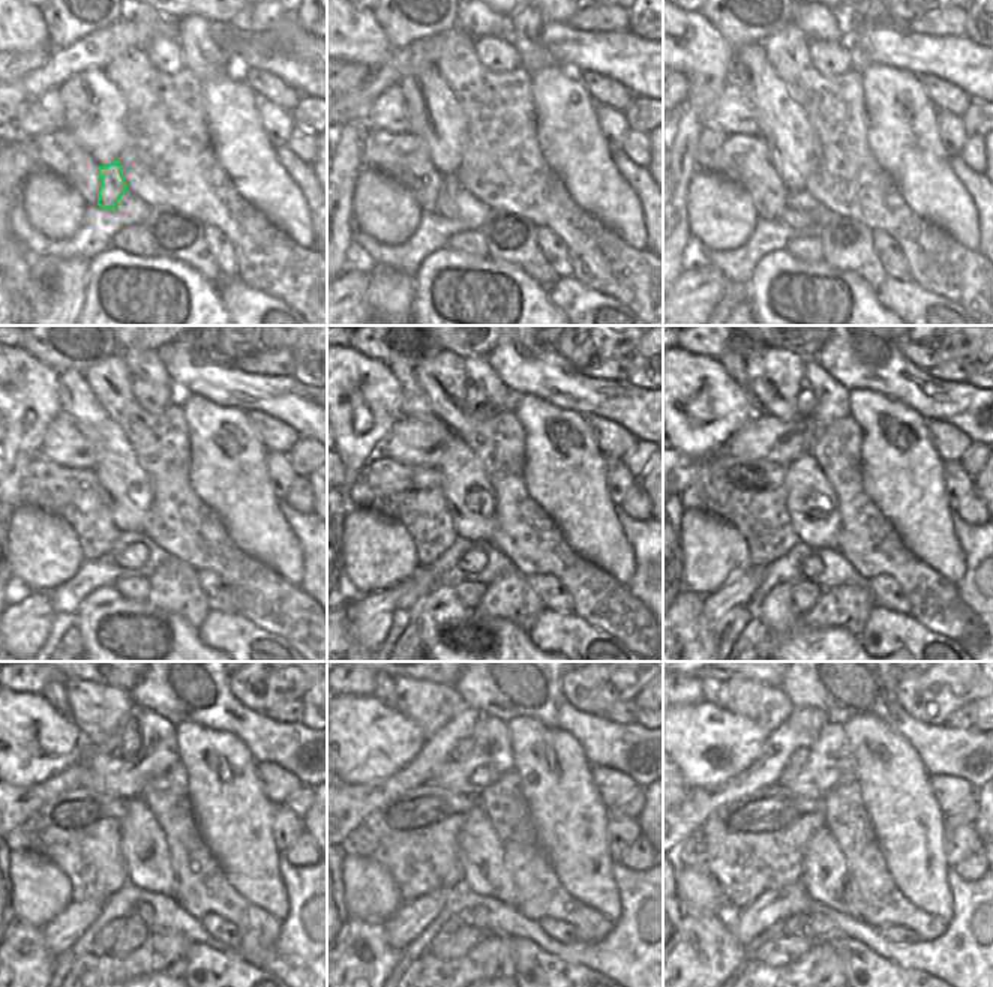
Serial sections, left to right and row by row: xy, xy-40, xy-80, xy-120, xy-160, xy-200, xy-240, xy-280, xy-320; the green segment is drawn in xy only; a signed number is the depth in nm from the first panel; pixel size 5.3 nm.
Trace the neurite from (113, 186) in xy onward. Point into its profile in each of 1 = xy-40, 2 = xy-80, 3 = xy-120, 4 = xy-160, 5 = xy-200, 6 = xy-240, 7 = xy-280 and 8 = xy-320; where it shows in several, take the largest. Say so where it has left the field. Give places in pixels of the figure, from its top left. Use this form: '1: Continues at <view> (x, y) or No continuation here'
1: Continues at xy-40 (450, 186)
2: Continues at xy-80 (797, 219)
3: Continues at xy-120 (135, 555)
4: Continues at xy-160 (473, 561)
5: Continues at xy-200 (812, 566)
6: Continues at xy-240 (143, 912)
7: Continues at xy-280 (477, 917)
8: Continues at xy-320 (818, 927)

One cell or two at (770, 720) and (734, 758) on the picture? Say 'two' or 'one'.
two

